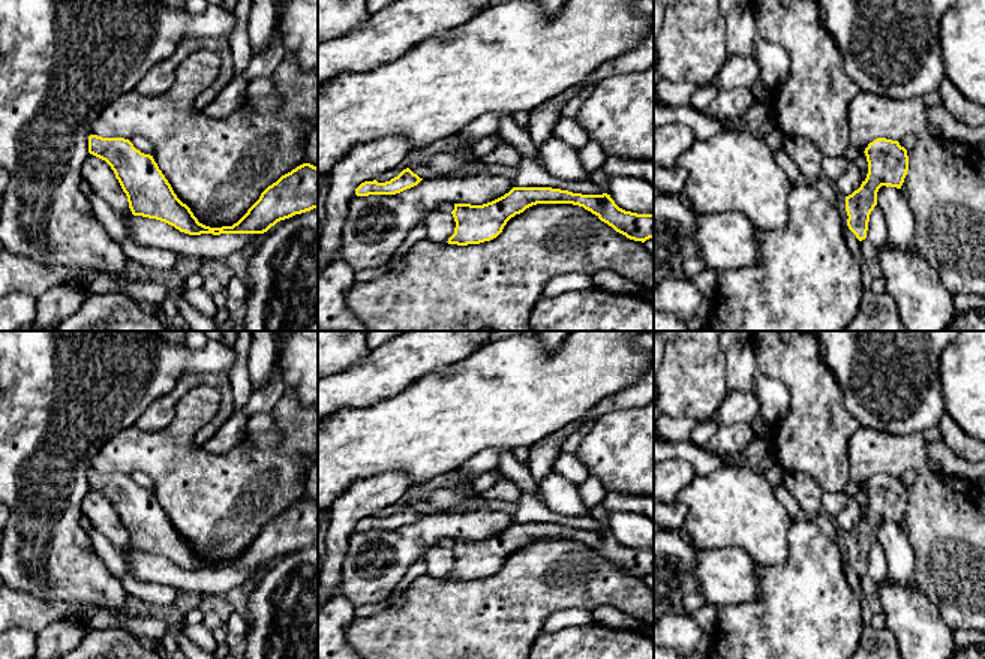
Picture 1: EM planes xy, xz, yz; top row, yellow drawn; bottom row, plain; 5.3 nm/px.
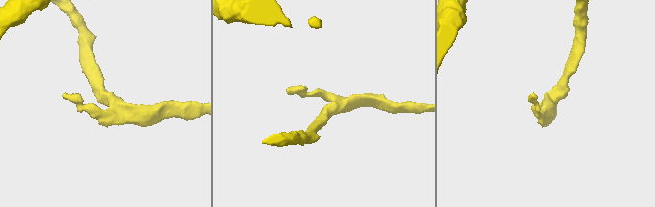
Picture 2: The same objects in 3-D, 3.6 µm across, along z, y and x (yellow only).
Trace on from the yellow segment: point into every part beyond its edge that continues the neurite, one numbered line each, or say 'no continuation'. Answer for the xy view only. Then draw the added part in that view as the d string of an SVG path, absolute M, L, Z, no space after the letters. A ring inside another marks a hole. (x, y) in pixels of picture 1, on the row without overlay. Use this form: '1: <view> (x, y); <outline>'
no continuation

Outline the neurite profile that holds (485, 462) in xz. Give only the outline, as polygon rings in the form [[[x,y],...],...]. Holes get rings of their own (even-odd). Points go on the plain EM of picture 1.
[[[487,448],[483,449],[481,452],[475,454],[469,460],[466,460],[460,467],[456,469],[459,475],[483,475],[489,472],[496,472],[498,470],[498,460],[499,460],[499,451],[496,448]]]

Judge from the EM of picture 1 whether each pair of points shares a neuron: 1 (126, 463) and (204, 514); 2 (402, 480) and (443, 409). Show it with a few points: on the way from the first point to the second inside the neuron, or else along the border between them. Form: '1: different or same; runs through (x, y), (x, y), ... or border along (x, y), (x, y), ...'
1: same; runs through (146, 463), (153, 463), (185, 494)
2: different; border along (372, 478), (384, 472), (405, 472), (413, 486)

